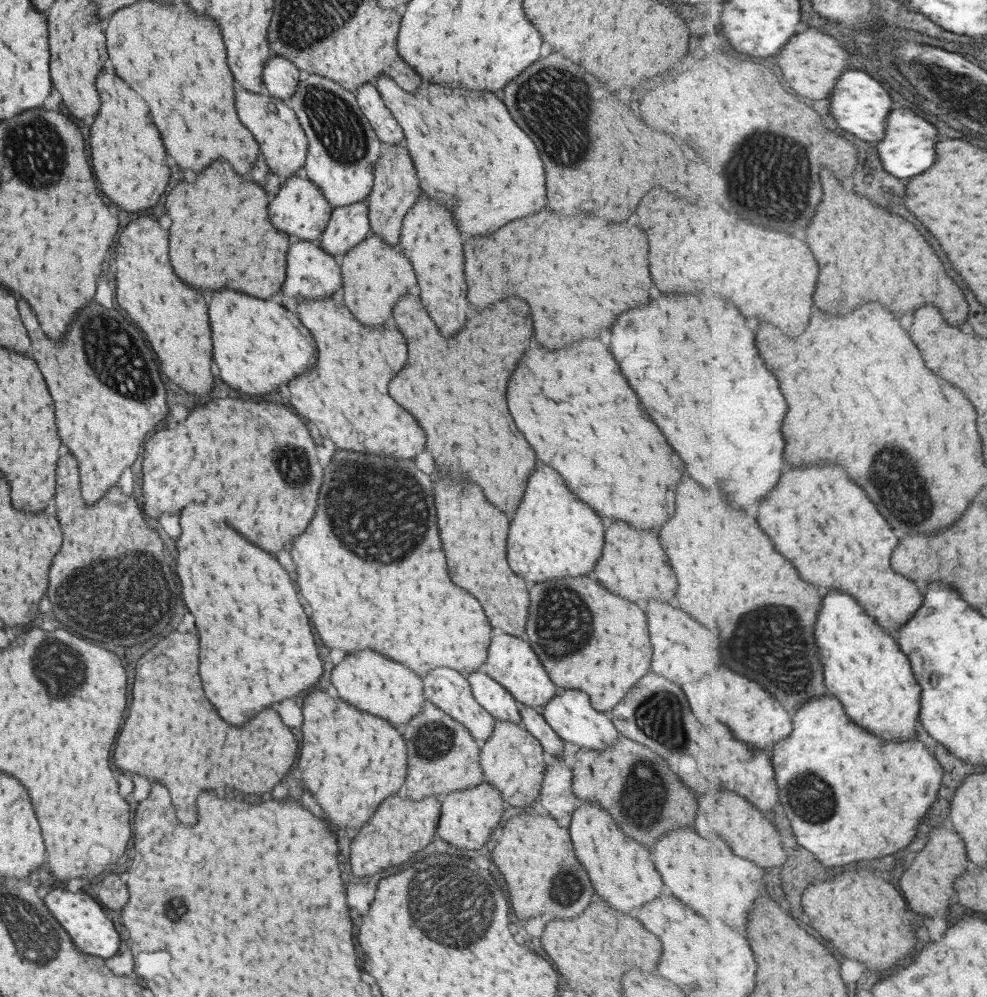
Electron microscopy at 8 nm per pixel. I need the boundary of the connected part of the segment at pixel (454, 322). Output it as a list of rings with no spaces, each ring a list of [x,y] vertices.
[[[428,196],[412,206],[404,218],[400,246],[408,256],[420,286],[420,298],[430,318],[436,322],[438,330],[444,336],[454,336],[466,322],[466,282],[464,282],[464,252],[462,252],[462,234],[458,232],[454,218],[442,206],[438,206]]]

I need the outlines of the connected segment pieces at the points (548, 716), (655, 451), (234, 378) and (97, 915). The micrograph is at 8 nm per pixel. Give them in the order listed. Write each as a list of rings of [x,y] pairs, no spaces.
[[[575,688],[558,690],[558,693],[545,704],[541,713],[563,741],[572,742],[580,749],[606,750],[619,739],[620,734],[609,715],[598,712],[584,691],[580,692]]]
[[[582,340],[578,344],[574,344],[572,348],[568,350],[558,350],[558,352],[552,352],[552,350],[534,350],[534,352],[526,352],[522,356],[522,362],[518,364],[516,372],[512,374],[510,382],[508,382],[508,408],[510,408],[510,414],[518,426],[518,430],[524,434],[524,438],[530,442],[530,446],[534,448],[536,456],[544,462],[544,464],[550,464],[566,482],[568,482],[568,488],[582,500],[582,502],[588,502],[588,506],[592,506],[592,510],[596,510],[596,514],[600,514],[602,518],[616,518],[616,520],[624,520],[628,524],[634,524],[636,528],[640,530],[652,530],[652,528],[658,528],[662,526],[664,522],[668,522],[668,518],[672,518],[674,514],[674,494],[676,494],[676,486],[682,478],[682,460],[680,456],[668,446],[666,438],[662,436],[662,432],[658,430],[658,426],[646,418],[642,406],[640,406],[640,400],[636,398],[634,390],[628,386],[628,382],[624,380],[624,376],[620,374],[620,368],[614,360],[614,356],[608,352],[608,348],[600,342],[600,340]]]
[[[220,290],[214,292],[208,314],[212,324],[214,362],[220,368],[220,378],[244,394],[264,396],[276,392],[282,384],[308,372],[316,364],[316,342],[312,334],[292,312],[276,302],[250,298],[234,290]]]
[[[52,890],[46,898],[44,904],[48,906],[48,910],[54,914],[54,918],[64,926],[64,930],[70,934],[72,942],[76,948],[84,954],[92,954],[92,956],[100,956],[100,958],[110,958],[114,954],[118,954],[124,946],[120,944],[120,936],[118,936],[118,928],[114,928],[110,917],[106,918],[103,905],[92,900],[92,896],[85,892],[66,892],[66,890]]]

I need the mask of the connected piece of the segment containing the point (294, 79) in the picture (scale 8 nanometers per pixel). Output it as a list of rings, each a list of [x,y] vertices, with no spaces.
[[[283,55],[278,56],[272,56],[268,64],[265,64],[263,86],[267,94],[288,103],[296,92],[301,76],[298,68],[290,60],[286,60]]]

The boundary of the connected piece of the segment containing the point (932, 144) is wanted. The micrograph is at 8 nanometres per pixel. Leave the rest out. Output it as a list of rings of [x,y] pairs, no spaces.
[[[894,110],[891,116],[887,122],[887,137],[879,142],[880,156],[886,170],[898,178],[912,178],[932,168],[938,160],[936,144],[940,142],[940,130],[914,110]]]

